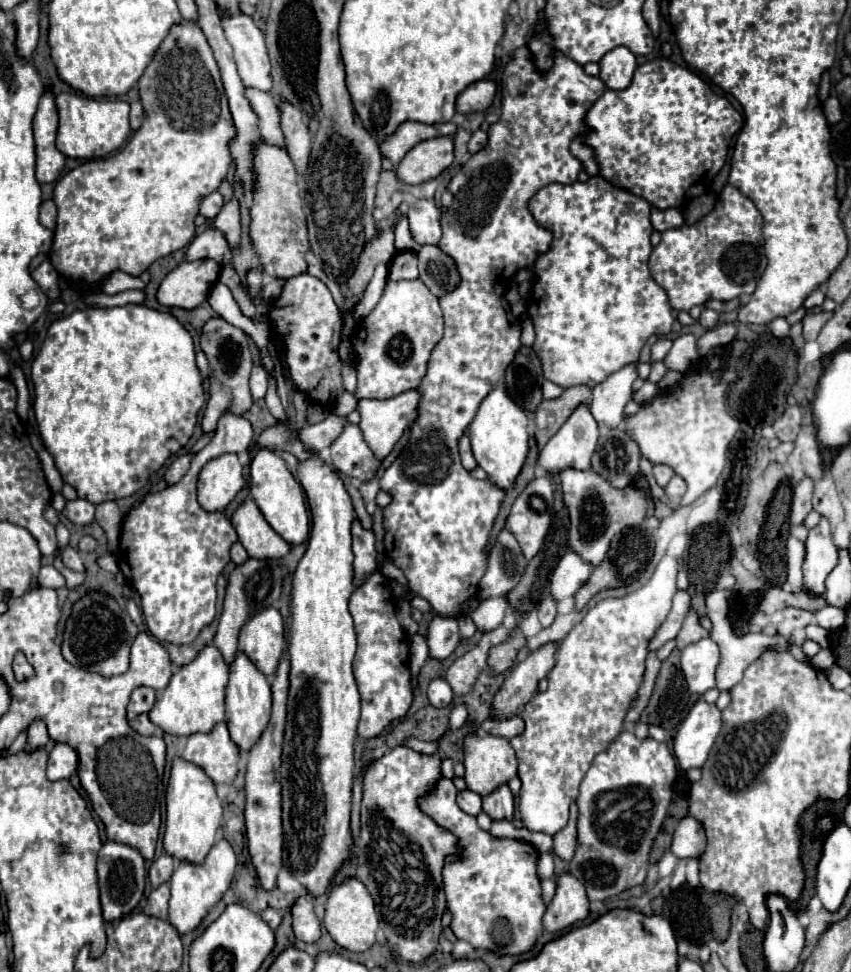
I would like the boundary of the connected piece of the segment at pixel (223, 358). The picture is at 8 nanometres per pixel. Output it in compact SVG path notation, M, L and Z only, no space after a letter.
M221 317L209 319L205 323L203 335L201 335L201 349L205 351L205 355L209 359L209 367L211 367L209 401L207 401L207 407L205 407L205 413L203 413L201 429L203 429L203 433L211 433L211 431L215 431L217 419L225 411L233 411L237 415L243 415L253 405L253 399L251 399L251 393L249 393L249 373L251 373L253 361L251 361L247 335L241 329L229 325Z

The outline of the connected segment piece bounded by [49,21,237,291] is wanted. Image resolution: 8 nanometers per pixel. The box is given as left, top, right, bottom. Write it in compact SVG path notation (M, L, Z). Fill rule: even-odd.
M179 23L171 29L171 33L165 37L165 41L161 43L155 59L151 61L151 65L145 69L143 77L139 79L139 95L141 95L141 103L143 103L143 109L145 109L145 121L143 125L135 131L135 135L129 139L129 143L105 157L105 159L93 159L93 161L87 161L79 167L75 167L73 171L69 171L65 177L61 177L55 185L55 191L53 191L53 201L59 209L59 217L57 217L57 227L55 227L55 237L53 237L53 247L49 251L49 259L53 263L53 267L57 269L57 273L61 277L65 277L71 285L75 287L83 287L83 289L89 289L89 291L95 291L101 287L101 283L115 271L123 271L127 275L133 275L133 277L139 277L143 271L149 269L149 265L173 251L179 251L183 247L187 247L193 237L195 237L195 217L199 215L199 205L203 201L203 197L207 197L209 193L217 191L217 187L221 185L221 181L225 179L229 167L231 167L231 151L229 151L229 141L237 137L237 127L233 123L233 117L231 117L231 111L229 111L229 105L227 105L227 95L225 95L225 89L223 89L223 83L221 83L221 73L219 73L219 67L215 63L215 57L213 57L213 51L203 35L203 31L199 29L197 23Z

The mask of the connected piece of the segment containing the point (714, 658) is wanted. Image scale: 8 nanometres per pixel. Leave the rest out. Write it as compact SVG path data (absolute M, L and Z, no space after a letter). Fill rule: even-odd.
M699 639L681 651L681 671L691 693L703 695L715 687L715 669L719 663L719 647L713 639Z

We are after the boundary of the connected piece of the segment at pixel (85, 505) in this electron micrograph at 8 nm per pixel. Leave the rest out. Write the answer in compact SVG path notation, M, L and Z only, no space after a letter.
M73 499L65 503L63 515L77 525L89 525L95 519L95 505L85 499Z

